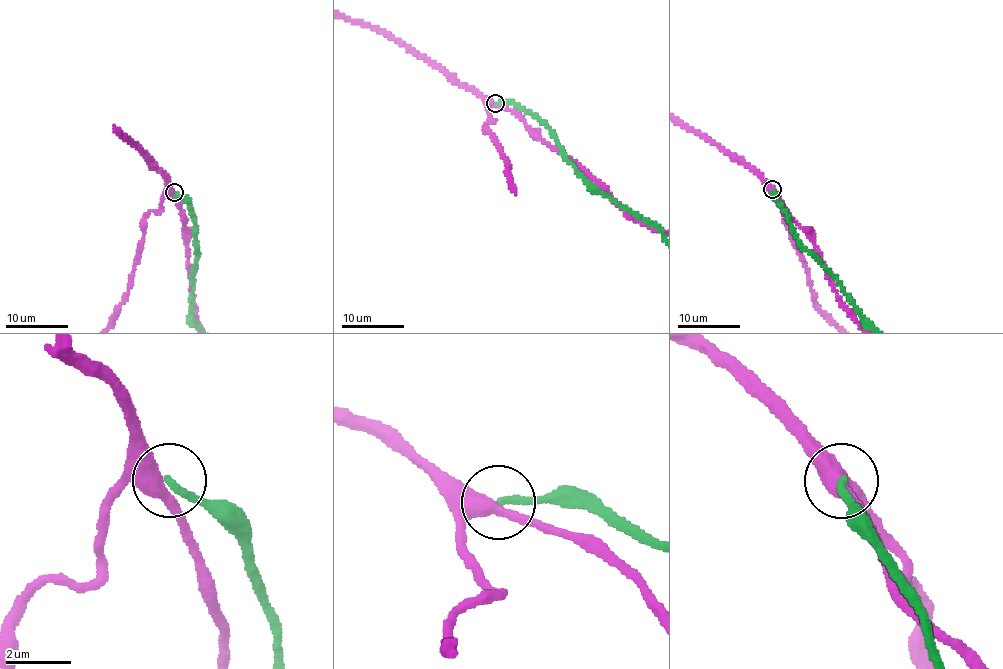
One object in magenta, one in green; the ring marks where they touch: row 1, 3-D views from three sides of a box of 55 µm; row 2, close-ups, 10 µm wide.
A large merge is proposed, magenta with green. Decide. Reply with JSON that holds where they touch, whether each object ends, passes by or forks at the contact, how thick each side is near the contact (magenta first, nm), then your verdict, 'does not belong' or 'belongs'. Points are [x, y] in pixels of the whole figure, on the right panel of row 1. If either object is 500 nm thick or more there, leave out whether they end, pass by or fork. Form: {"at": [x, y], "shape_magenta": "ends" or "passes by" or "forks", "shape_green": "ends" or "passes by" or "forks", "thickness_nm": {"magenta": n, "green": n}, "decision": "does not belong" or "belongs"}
{"at": [772, 189], "shape_magenta": "passes by", "shape_green": "ends", "thickness_nm": {"magenta": 440, "green": 240}, "decision": "does not belong"}

